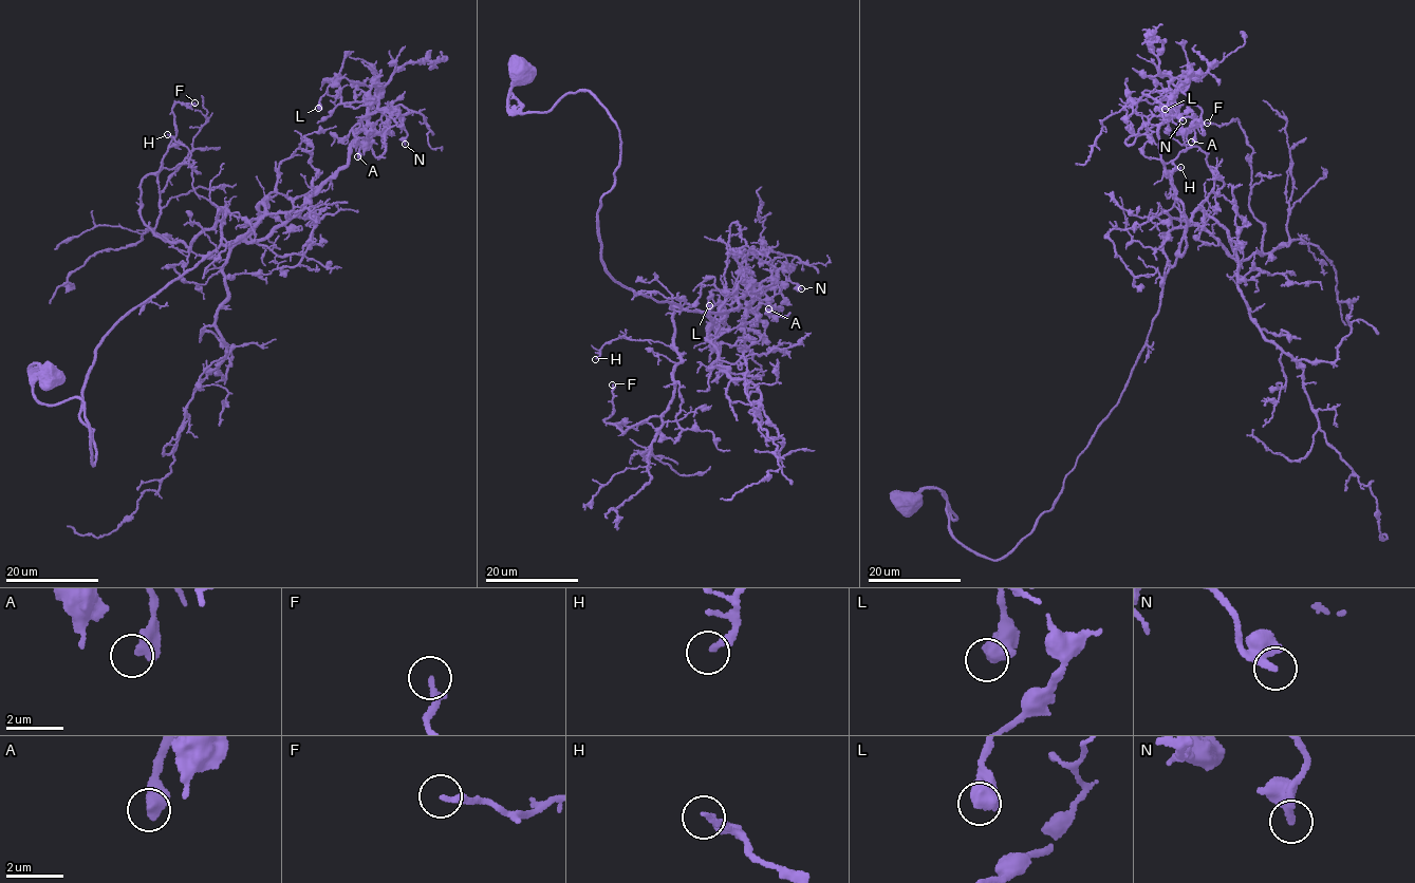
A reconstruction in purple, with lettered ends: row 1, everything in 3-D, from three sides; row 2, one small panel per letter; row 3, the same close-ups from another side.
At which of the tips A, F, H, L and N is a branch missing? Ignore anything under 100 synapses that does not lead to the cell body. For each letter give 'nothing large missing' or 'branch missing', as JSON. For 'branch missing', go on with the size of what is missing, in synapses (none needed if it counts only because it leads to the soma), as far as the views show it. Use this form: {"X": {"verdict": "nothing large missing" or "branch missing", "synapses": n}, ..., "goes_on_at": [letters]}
{"A": {"verdict": "nothing large missing"}, "F": {"verdict": "nothing large missing"}, "H": {"verdict": "nothing large missing"}, "L": {"verdict": "nothing large missing"}, "N": {"verdict": "nothing large missing"}, "goes_on_at": []}

